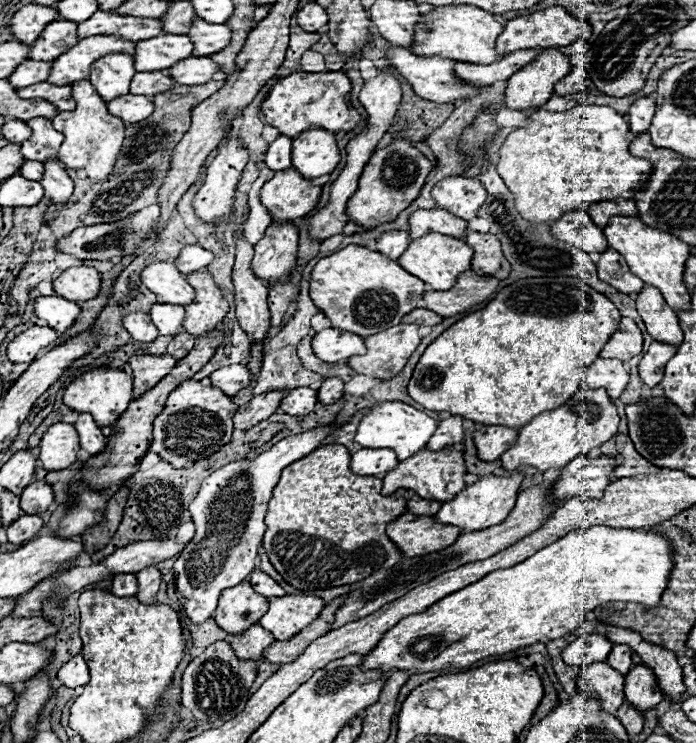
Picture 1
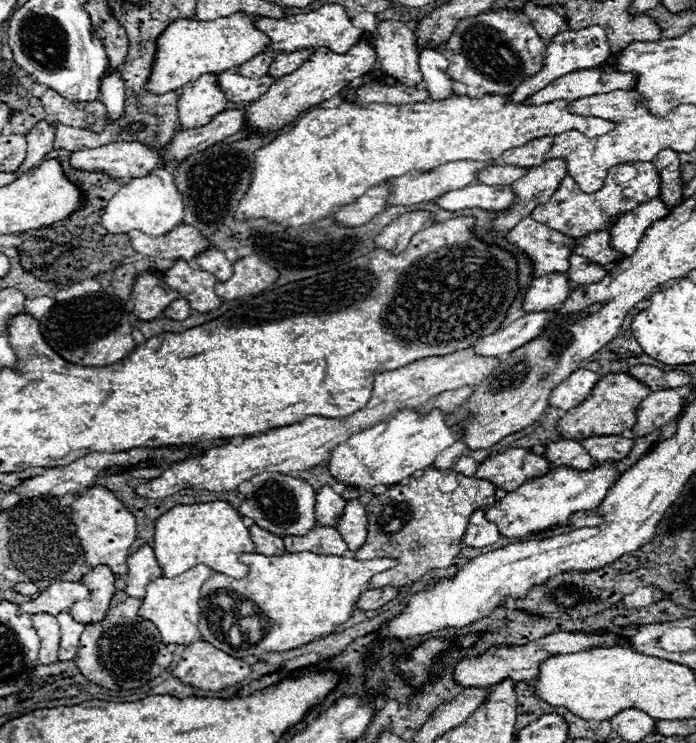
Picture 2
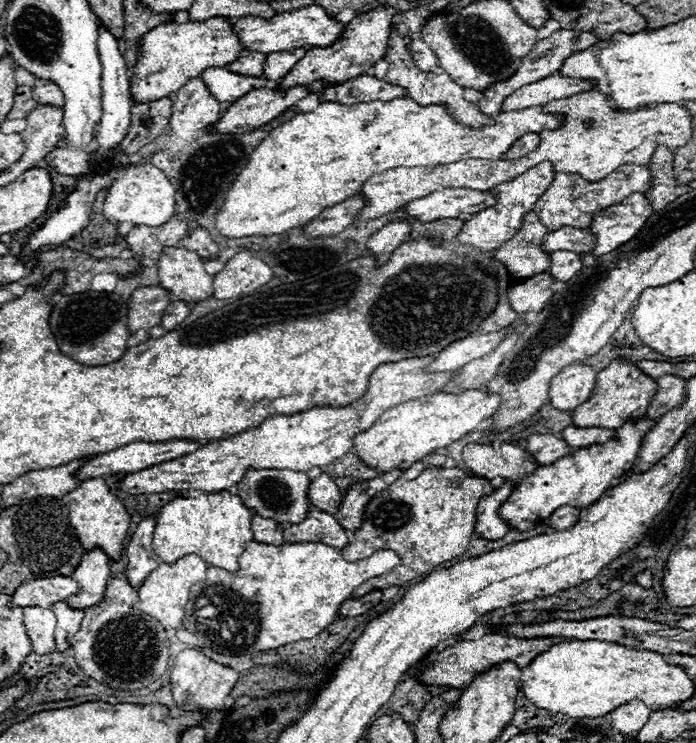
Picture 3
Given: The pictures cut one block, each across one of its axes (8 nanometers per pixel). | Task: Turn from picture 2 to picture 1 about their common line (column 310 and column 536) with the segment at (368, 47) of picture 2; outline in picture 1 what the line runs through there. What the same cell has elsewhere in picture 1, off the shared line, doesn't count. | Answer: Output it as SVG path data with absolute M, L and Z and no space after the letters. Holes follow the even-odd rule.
M542 48L538 56L508 78L506 106L512 110L540 108L552 96L552 88L570 72L570 56L558 48Z

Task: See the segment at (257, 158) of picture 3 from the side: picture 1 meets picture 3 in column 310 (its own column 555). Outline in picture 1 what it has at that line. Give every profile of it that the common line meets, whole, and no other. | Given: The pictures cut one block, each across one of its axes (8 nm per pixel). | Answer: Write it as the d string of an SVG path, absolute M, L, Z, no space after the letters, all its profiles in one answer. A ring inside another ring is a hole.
M578 104L566 112L550 112L544 108L536 108L524 128L518 128L508 134L498 152L496 168L508 190L514 194L516 210L520 212L520 216L528 222L552 224L562 214L588 208L594 202L610 198L634 198L638 188L642 188L642 184L648 180L652 164L628 152L628 132L630 128L624 116L608 106Z

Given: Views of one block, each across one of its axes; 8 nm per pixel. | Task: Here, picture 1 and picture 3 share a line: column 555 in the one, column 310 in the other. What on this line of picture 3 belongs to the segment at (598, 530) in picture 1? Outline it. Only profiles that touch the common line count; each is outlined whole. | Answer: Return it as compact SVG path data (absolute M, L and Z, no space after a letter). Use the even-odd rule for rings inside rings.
M250 540L238 558L238 572L224 572L220 568L208 568L206 578L196 586L196 594L186 606L184 630L200 638L200 642L216 654L224 656L246 656L262 650L274 650L298 640L310 640L326 630L338 616L344 600L352 598L354 588L362 582L382 576L400 564L400 558L390 550L378 550L370 558L348 562L342 558L340 550L326 546L322 542L302 542L302 544L282 544L270 546Z

